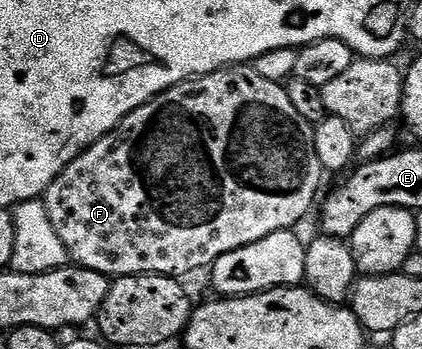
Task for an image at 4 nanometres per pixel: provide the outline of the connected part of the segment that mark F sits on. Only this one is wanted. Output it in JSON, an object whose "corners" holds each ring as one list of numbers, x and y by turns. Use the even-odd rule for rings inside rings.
{"corners":[[240,63,192,77,190,81,166,89,161,95,134,109,112,133,84,149,80,157,73,159,73,163,69,163,65,171,53,179,47,188,45,200,53,227,57,227,57,235,61,235,61,243,65,243,67,248,68,258,78,268,103,273,108,279,142,273,160,273,183,279,186,273,206,270,214,261,221,259,221,255,237,251,249,243,257,243,257,239,265,239,265,235,273,235,282,229,294,230,295,224,314,207,323,177,325,170,321,167,321,159,317,159,315,125,307,122,293,107,286,88,280,82,264,79,250,64]]}

